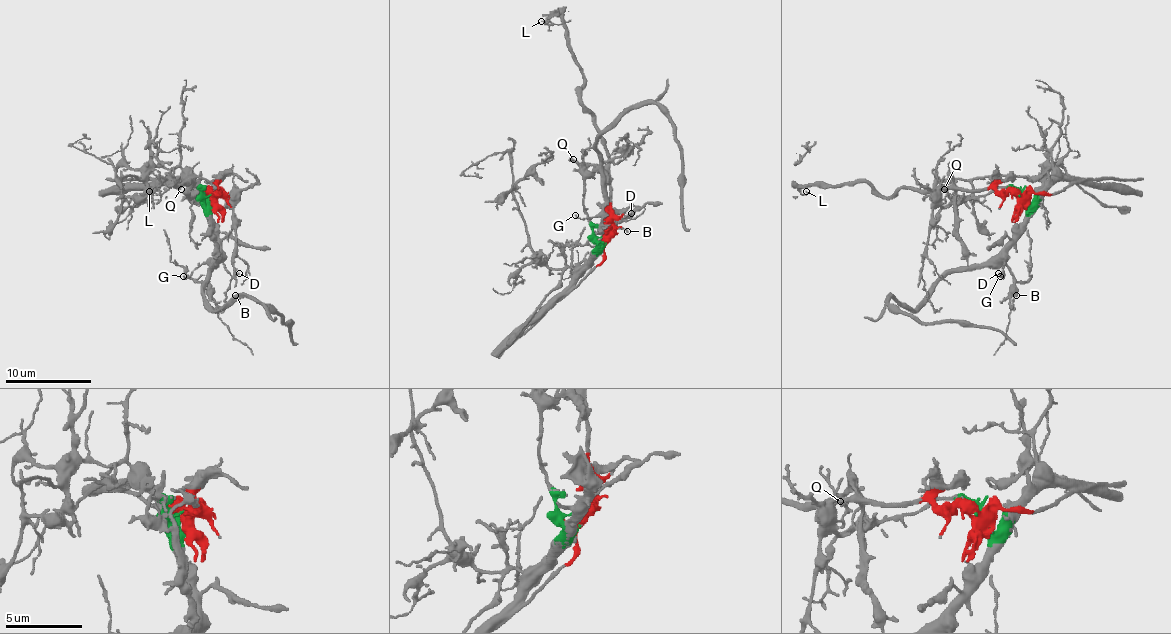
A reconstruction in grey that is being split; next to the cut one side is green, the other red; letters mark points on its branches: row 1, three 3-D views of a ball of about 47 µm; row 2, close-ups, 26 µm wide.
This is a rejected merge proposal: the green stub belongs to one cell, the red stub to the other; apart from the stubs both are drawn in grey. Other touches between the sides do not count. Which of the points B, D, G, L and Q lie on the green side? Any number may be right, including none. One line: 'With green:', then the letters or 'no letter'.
With green: B, D, G

